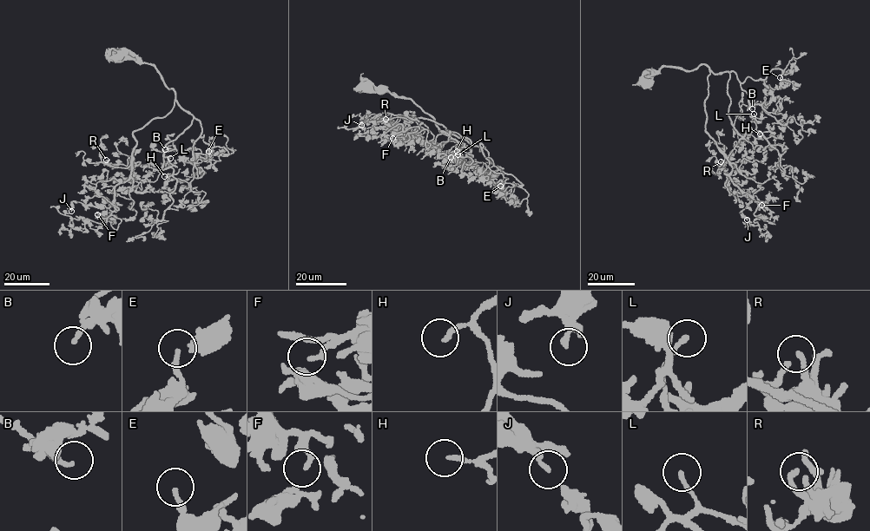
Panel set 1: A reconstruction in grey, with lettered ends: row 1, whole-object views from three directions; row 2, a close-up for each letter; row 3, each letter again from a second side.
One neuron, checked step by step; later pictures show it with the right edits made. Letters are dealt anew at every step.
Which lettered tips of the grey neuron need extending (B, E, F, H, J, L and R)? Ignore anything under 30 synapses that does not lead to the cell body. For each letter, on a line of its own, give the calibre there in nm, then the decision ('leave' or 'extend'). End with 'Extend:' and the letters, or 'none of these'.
B: 160 nm | leave
E: 200 nm | leave
F: 140 nm | leave
H: 180 nm | extend
J: 190 nm | leave
L: 170 nm | leave
R: 170 nm | leave
Extend: H

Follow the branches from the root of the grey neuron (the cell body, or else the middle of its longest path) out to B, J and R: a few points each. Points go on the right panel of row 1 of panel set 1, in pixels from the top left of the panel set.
B: (646, 83), (662, 66), (688, 71), (703, 64), (715, 74), (729, 74), (731, 123), (742, 104), (752, 108)
J: (646, 83), (662, 66), (708, 68), (705, 133), (732, 167), (732, 181), (752, 198), (741, 212), (747, 219)
R: (646, 83), (662, 66), (688, 71), (702, 64), (708, 68), (705, 133), (725, 158), (719, 167), (721, 161)

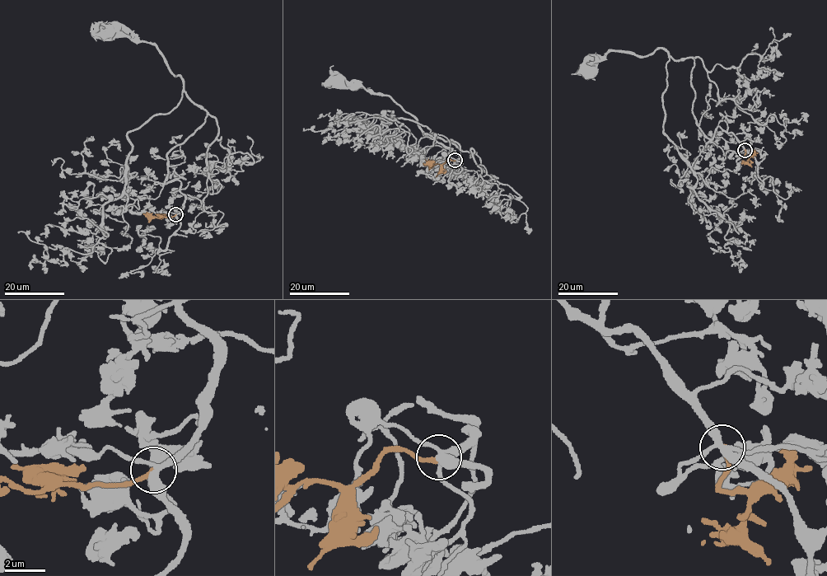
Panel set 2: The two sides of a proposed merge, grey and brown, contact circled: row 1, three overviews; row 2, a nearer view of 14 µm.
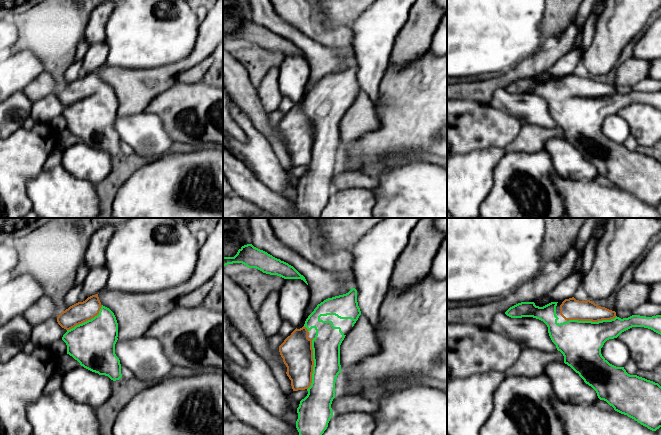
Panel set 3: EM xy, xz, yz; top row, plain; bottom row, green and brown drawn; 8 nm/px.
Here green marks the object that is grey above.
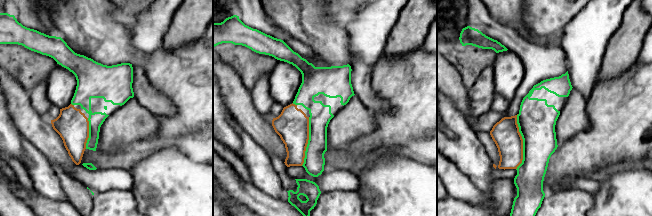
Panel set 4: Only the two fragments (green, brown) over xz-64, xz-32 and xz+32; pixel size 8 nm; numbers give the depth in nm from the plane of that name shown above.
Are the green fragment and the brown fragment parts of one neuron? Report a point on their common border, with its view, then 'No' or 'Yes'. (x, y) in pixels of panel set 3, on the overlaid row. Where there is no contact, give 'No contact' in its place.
Touches green at xz (314, 364). Yes

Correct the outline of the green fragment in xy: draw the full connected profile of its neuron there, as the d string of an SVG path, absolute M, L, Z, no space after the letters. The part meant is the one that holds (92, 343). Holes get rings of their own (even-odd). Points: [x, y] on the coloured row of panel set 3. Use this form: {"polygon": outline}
{"polygon": "M98 294L61 312L57 322L67 330L62 337L67 345L67 354L77 360L81 366L99 375L108 376L113 381L122 377L120 360L115 354L118 323L114 313L101 304Z"}

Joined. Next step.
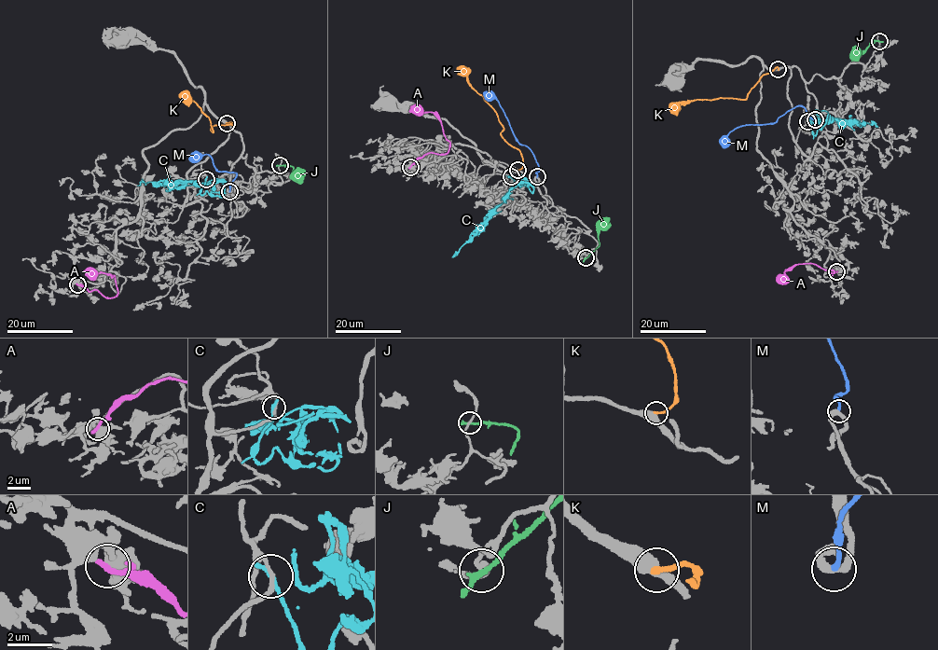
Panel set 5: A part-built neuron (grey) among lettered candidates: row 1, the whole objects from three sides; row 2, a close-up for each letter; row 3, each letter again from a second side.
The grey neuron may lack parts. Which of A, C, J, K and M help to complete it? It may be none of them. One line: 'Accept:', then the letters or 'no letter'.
Accept: no letter

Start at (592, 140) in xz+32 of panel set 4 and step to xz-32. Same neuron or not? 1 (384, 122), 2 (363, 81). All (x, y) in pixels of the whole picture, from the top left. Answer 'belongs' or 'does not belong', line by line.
1: belongs
2: does not belong

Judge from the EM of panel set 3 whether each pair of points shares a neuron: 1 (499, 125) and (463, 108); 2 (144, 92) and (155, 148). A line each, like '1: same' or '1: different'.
1: same
2: different

